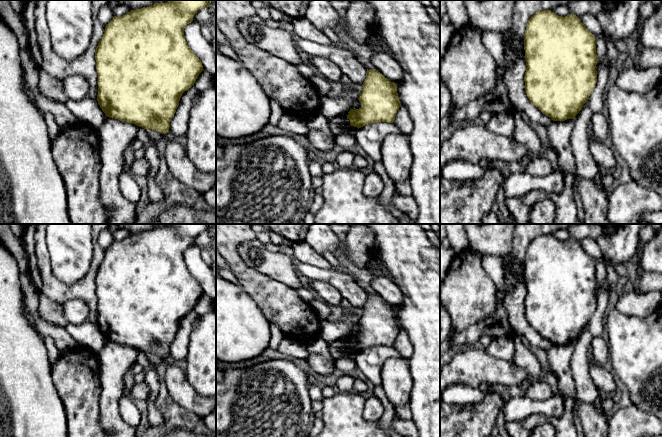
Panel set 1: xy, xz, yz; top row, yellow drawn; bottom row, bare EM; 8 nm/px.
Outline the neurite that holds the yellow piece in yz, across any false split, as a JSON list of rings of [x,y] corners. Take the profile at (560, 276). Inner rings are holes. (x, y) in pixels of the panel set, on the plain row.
[[[551,234],[536,236],[527,247],[524,260],[526,296],[524,299],[525,315],[531,328],[553,345],[574,343],[588,325],[597,306],[595,260],[573,238],[558,240]]]

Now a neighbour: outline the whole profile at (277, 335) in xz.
[[[270,320],[269,322],[270,322],[270,333],[271,333],[269,348],[278,350],[281,341],[285,337],[285,334],[275,323],[272,323]]]

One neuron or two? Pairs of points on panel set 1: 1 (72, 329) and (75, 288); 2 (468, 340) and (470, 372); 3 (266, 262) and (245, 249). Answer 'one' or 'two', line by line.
1: two
2: two
3: one

